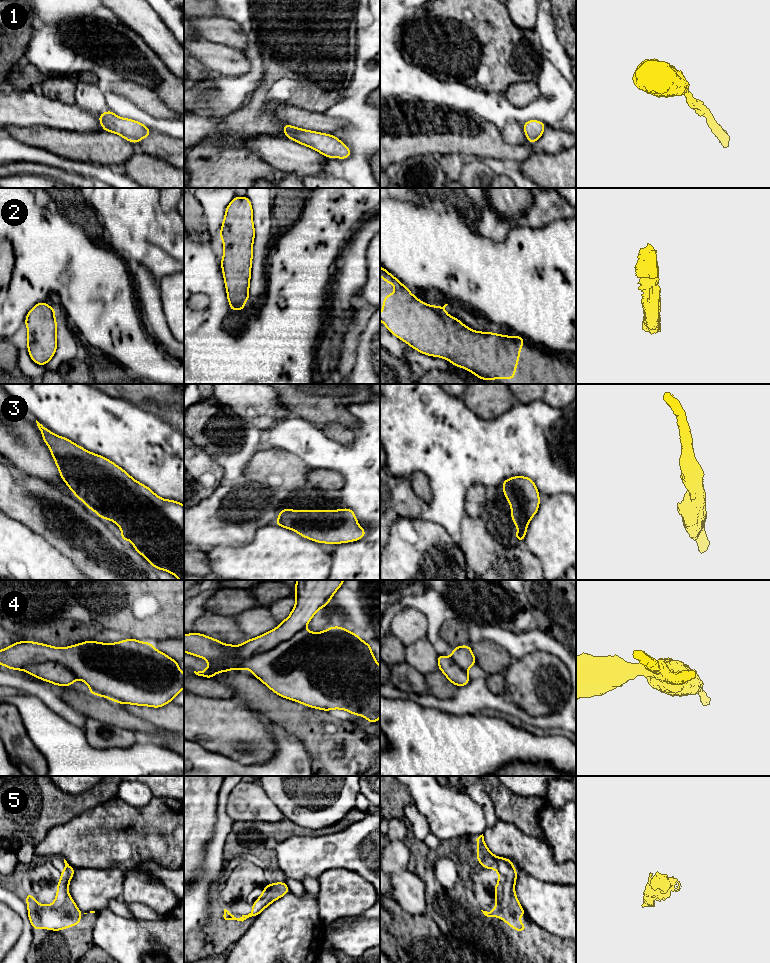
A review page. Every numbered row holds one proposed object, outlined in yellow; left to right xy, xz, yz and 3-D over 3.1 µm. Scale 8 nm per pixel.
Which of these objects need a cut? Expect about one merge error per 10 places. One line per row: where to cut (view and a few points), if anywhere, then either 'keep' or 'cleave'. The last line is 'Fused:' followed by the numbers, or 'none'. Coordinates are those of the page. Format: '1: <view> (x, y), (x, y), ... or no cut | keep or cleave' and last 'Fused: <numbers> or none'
1: no cut | keep
2: no cut | keep
3: no cut | keep
4: xz (305, 628), (295, 632), (272, 648), (243, 659), (239, 668) | cleave
5: no cut | keep
Fused: 4

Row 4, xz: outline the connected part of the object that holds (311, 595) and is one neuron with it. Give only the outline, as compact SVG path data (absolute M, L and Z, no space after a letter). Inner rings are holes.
M296 580L294 597L296 605L289 617L281 621L277 628L259 637L246 640L238 646L237 655L225 660L209 661L209 667L204 671L194 671L198 676L214 678L215 673L229 670L240 670L242 660L257 654L265 653L283 641L290 639L295 633L306 629L306 625L315 613L325 607L334 593L345 580Z

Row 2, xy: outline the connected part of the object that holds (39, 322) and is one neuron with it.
M37 303L27 314L27 347L33 362L46 365L57 349L57 322L55 307Z

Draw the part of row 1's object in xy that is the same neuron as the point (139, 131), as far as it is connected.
M109 110L100 114L98 118L103 130L119 134L132 143L141 141L152 132L144 124L132 119L120 118Z

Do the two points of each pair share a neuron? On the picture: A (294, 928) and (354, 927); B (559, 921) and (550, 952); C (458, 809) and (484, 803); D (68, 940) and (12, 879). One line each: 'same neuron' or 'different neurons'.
A: different neurons
B: different neurons
C: different neurons
D: same neuron

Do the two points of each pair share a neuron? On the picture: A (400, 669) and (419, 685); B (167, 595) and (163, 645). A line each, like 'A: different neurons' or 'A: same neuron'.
A: same neuron
B: different neurons

